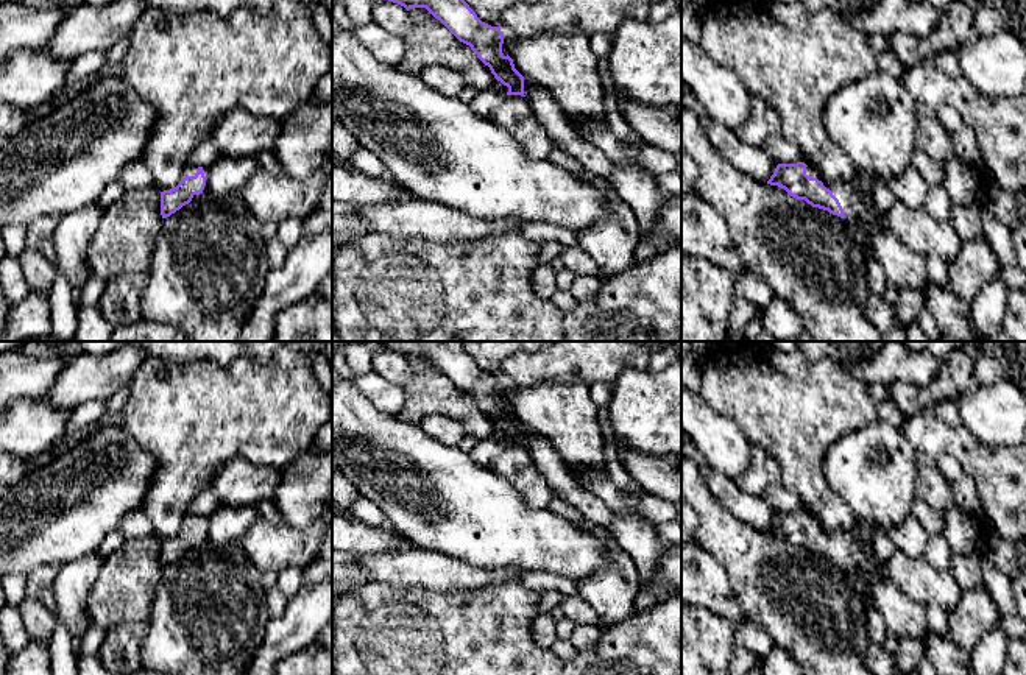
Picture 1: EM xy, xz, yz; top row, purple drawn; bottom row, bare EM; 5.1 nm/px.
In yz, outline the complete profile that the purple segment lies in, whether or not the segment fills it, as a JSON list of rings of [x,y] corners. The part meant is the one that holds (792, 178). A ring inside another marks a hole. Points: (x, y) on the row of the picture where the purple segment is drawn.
[[[797,162],[778,164],[767,184],[778,186],[791,196],[828,210],[845,223],[853,223],[873,206],[872,190],[878,179],[859,171],[851,179],[828,182],[815,168]]]

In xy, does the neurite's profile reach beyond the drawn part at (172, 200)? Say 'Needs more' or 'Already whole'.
Needs more

